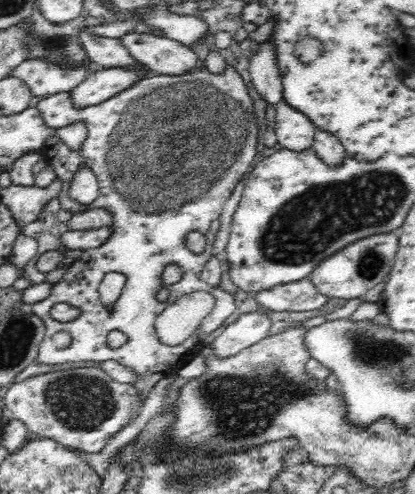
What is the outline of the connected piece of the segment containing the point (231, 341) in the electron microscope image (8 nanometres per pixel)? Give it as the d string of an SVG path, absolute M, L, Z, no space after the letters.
M260 311L246 312L214 340L219 354L236 354L241 349L252 346L267 338L275 326L273 317Z

